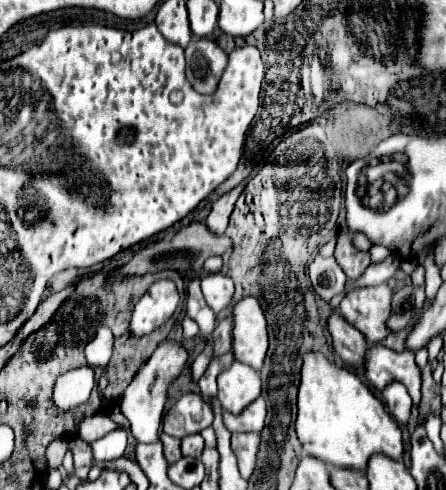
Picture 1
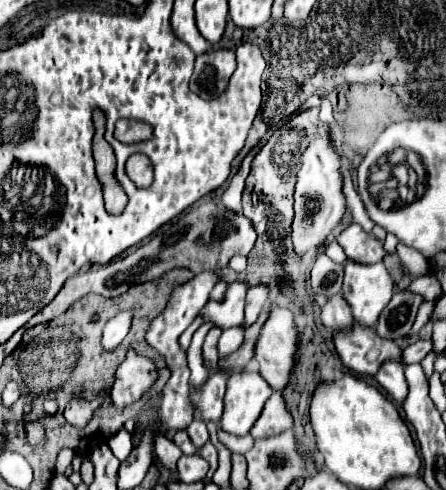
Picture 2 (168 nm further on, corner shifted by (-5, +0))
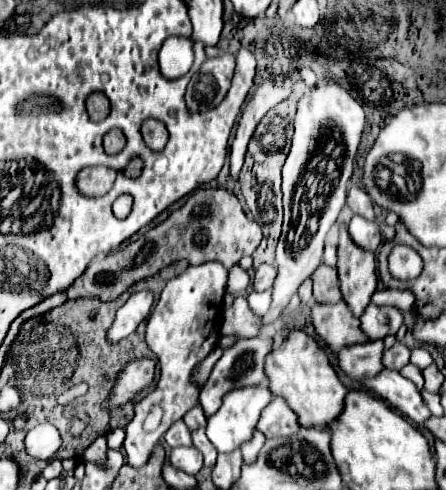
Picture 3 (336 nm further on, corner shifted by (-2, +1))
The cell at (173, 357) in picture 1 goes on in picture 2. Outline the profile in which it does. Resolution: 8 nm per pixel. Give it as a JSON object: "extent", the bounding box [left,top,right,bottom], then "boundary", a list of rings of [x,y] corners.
{"extent":[155,435,181,471],"boundary":[[[159,435],[157,443],[155,443],[155,453],[157,453],[157,457],[159,457],[159,461],[161,461],[161,465],[165,469],[175,471],[177,457],[181,457],[181,451],[179,451],[179,447],[173,441],[169,441],[167,437]]]}

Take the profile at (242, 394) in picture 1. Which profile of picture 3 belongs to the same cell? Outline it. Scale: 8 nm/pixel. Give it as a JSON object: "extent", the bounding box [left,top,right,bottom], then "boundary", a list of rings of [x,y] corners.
{"extent":[206,384,272,452],"boundary":[[[264,384],[258,386],[246,386],[246,388],[236,388],[230,390],[224,398],[222,398],[222,406],[220,410],[208,418],[208,428],[206,434],[210,438],[210,442],[216,446],[218,452],[230,452],[236,450],[240,444],[248,442],[252,438],[252,432],[258,424],[260,412],[266,408],[266,404],[272,400],[272,394],[268,392],[268,388]]]}

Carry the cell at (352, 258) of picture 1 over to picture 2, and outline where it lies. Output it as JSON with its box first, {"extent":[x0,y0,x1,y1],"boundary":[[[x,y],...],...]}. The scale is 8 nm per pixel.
{"extent":[339,223,385,265],"boundary":[[[351,223],[339,237],[339,245],[343,247],[345,255],[357,263],[369,265],[369,263],[379,263],[385,257],[383,243],[377,241],[373,235],[363,231],[357,223]]]}

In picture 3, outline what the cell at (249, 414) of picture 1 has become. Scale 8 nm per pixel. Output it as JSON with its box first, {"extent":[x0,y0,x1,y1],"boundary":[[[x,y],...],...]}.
{"extent":[256,398,300,438],"boundary":[[[274,398],[266,410],[262,410],[260,422],[256,426],[266,438],[278,438],[278,436],[290,436],[296,434],[300,428],[296,414],[288,408],[284,398]]]}

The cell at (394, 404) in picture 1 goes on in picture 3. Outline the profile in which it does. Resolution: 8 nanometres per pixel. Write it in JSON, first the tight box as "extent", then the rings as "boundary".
{"extent":[338,340,384,380],"boundary":[[[372,340],[368,344],[358,344],[342,350],[338,354],[340,368],[354,380],[358,378],[372,378],[384,370],[382,356],[384,356],[384,340]]]}

